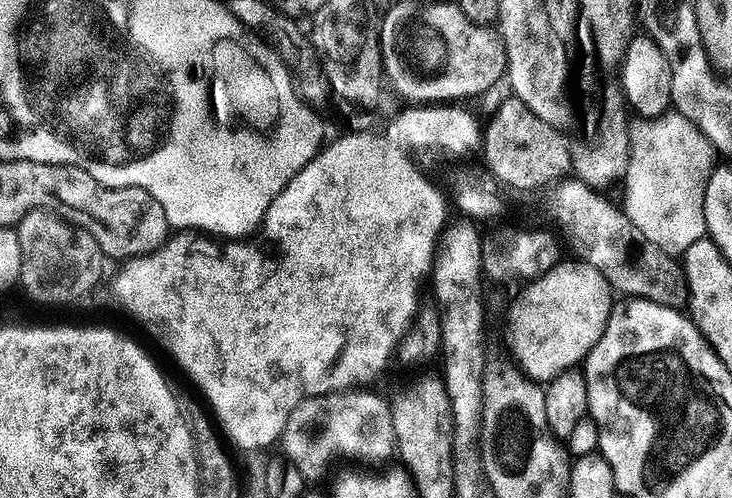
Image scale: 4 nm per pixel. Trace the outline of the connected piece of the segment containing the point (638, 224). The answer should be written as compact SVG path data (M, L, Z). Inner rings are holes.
M677 110L651 118L639 117L633 121L627 129L628 164L623 181L622 209L647 245L652 244L676 258L695 247L698 239L707 235L704 212L706 182L716 166L716 151L701 129Z

